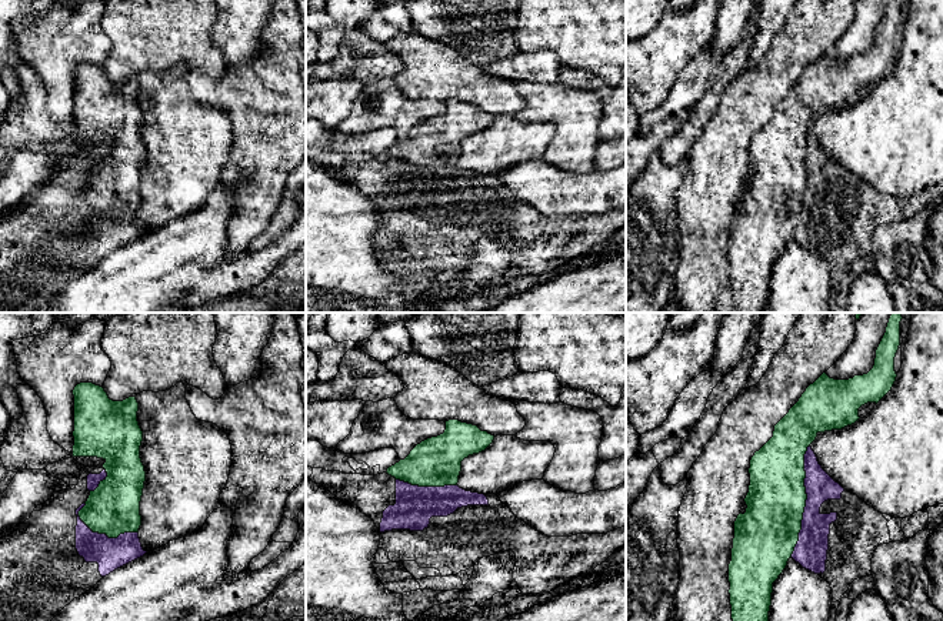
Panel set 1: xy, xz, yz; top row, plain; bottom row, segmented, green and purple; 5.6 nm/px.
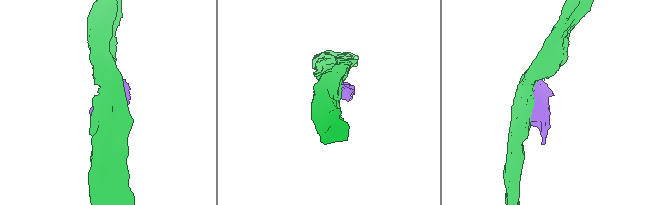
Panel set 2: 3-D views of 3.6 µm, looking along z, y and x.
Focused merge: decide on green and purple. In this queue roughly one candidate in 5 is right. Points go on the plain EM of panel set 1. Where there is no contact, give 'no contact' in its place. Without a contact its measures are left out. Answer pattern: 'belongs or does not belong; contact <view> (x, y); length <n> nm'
does not belong; contact yz (806, 179); length 650 nm

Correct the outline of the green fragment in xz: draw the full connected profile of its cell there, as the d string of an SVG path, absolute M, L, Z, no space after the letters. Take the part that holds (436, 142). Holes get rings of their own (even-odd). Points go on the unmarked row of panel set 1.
M449 100L443 114L417 124L404 140L389 147L386 153L419 167L457 166L461 141L484 131L493 120L494 116L477 106Z

